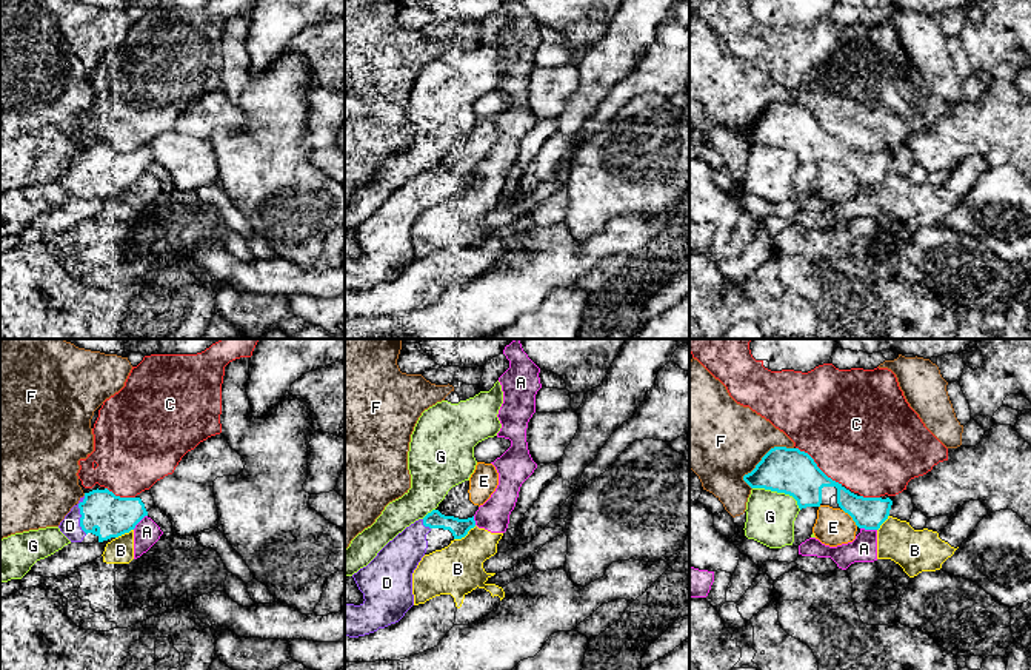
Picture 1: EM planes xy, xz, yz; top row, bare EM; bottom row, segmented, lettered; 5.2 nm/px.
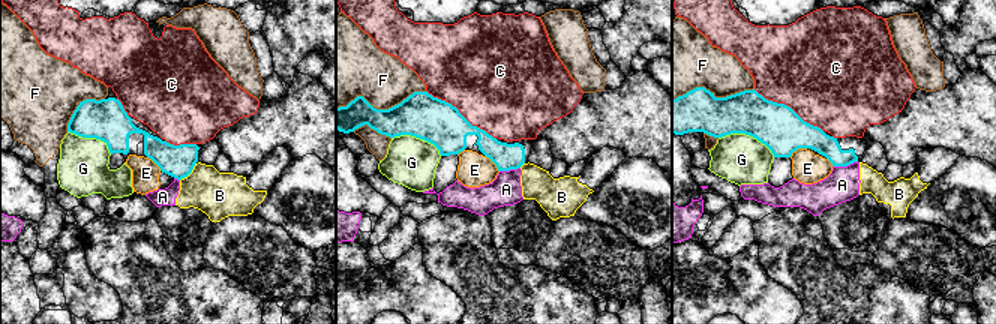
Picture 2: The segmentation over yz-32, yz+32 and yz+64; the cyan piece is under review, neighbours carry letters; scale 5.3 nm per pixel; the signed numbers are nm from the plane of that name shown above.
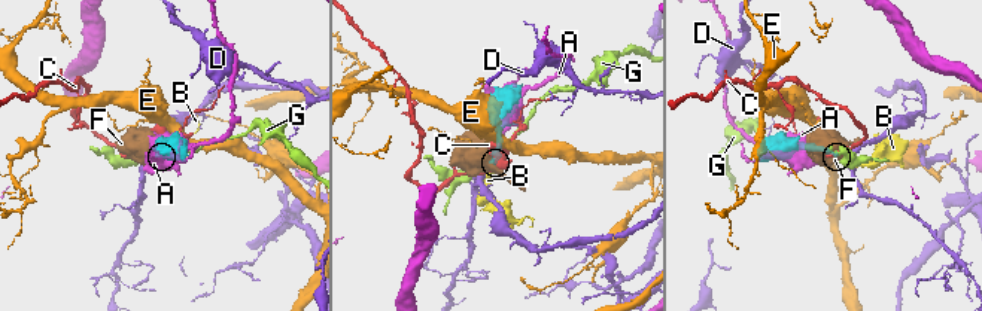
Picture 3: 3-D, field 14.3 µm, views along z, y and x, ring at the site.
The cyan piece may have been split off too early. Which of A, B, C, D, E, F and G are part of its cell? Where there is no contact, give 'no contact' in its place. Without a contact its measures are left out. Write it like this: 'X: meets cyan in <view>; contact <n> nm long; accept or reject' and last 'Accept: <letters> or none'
A: meets cyan in yz; contact 90 nm long; reject
B: meets cyan in xz; contact 140 nm long; reject
C: meets cyan in yz; contact 320 nm long; reject
D: meets cyan in xy; contact 200 nm long; accept
E: meets cyan in yz; contact 130 nm long; reject
F: meets cyan in yz; contact 320 nm long; reject
G: meets cyan in yz; contact 280 nm long; reject
Accept: D

